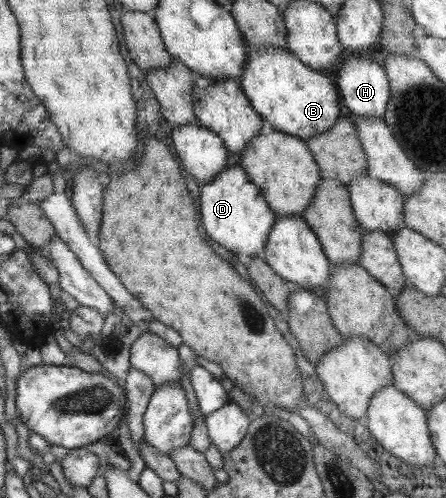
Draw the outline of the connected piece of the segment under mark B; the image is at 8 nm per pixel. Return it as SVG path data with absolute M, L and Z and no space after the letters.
M245 43L246 65L242 69L240 88L249 100L252 107L266 125L266 128L282 131L282 133L294 135L306 141L314 134L324 133L334 125L334 121L340 116L340 106L338 106L338 96L330 80L314 69L302 63L287 47L258 47L252 49Z

